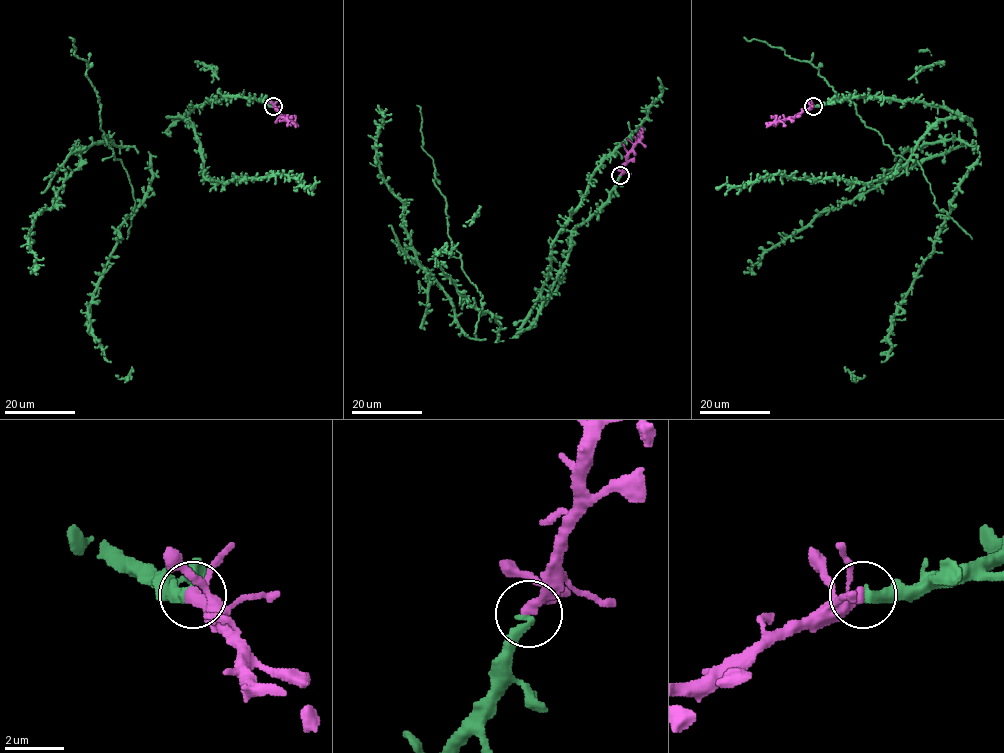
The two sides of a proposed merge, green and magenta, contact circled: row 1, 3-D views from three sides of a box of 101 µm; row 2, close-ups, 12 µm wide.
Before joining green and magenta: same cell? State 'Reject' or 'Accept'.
Accept

